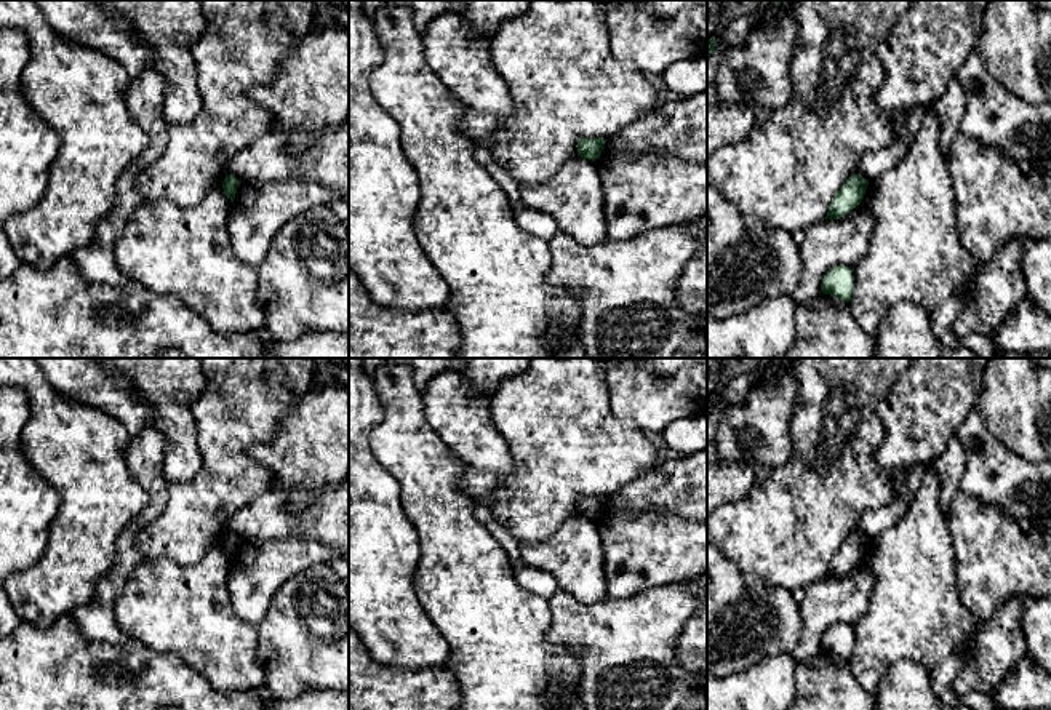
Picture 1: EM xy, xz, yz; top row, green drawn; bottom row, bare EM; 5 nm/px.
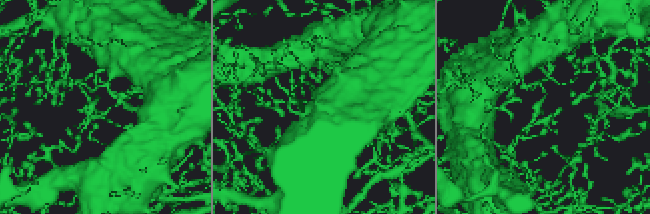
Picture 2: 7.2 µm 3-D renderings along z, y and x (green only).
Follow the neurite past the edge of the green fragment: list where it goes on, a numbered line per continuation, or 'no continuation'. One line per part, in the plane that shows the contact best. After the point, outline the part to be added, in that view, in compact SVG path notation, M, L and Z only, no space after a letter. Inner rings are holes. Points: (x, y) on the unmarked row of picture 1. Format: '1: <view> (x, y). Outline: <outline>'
no continuation

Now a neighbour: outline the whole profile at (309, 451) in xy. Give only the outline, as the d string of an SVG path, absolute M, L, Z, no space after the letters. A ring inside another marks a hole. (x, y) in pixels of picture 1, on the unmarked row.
M338 379L309 390L278 422L274 437L251 445L246 451L256 462L272 470L286 496L286 509L301 513L323 489L336 489L349 475L349 385Z

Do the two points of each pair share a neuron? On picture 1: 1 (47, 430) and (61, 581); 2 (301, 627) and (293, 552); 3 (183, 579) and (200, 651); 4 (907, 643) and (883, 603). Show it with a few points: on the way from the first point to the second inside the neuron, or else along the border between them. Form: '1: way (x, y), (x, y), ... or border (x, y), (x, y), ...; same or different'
1: way (74, 467), (74, 544); same
2: border (327, 562), (319, 562), (293, 574), (271, 602); different
3: way (183, 597), (183, 608), (200, 627), (200, 634); same
4: way (907, 634), (907, 627), (893, 613); same

